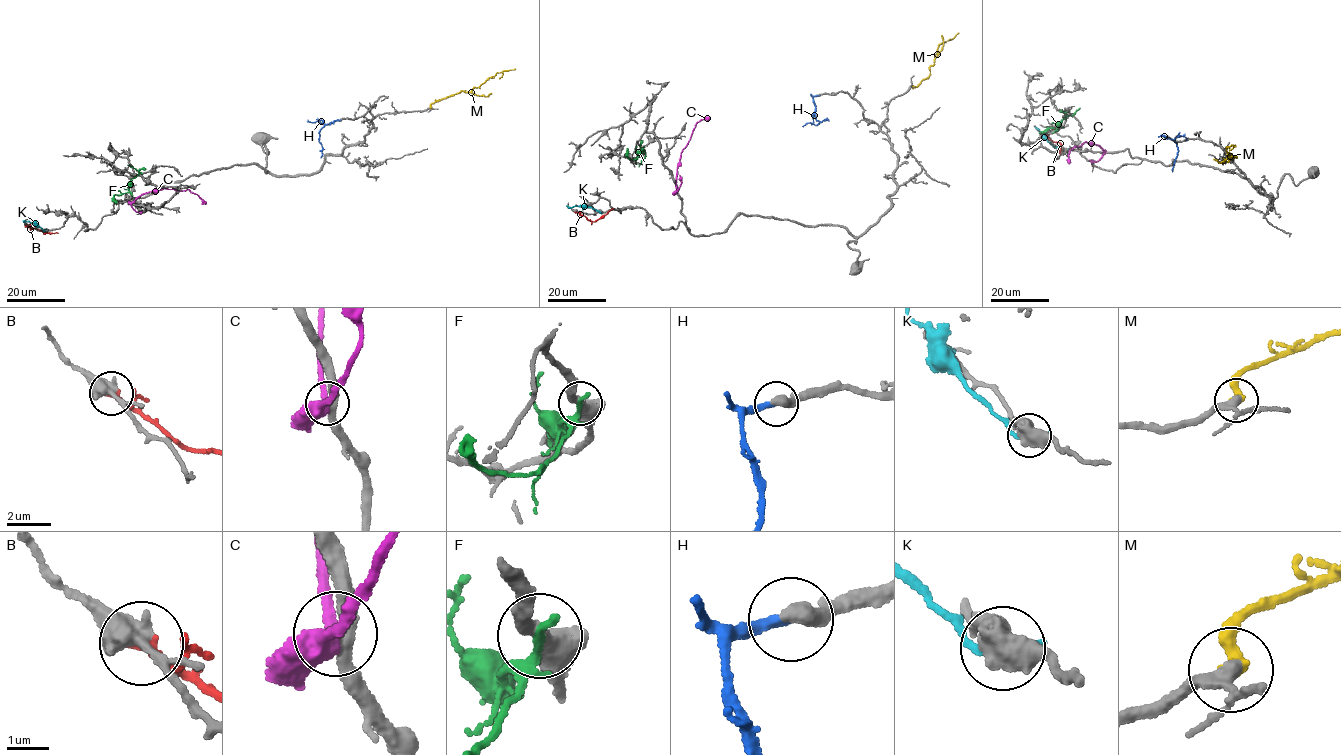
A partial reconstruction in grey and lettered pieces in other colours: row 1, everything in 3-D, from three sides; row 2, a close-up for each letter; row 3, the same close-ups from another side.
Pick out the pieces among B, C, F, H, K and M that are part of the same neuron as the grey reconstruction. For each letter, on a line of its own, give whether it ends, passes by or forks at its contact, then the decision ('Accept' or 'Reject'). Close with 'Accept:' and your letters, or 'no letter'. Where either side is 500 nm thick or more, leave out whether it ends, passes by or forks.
B: It ends there. Reject
C: It forks there. Reject
F: It ends there. Reject
H: It ends there. Accept
K: Reject
M: It ends there. Accept
Accept: H, M

